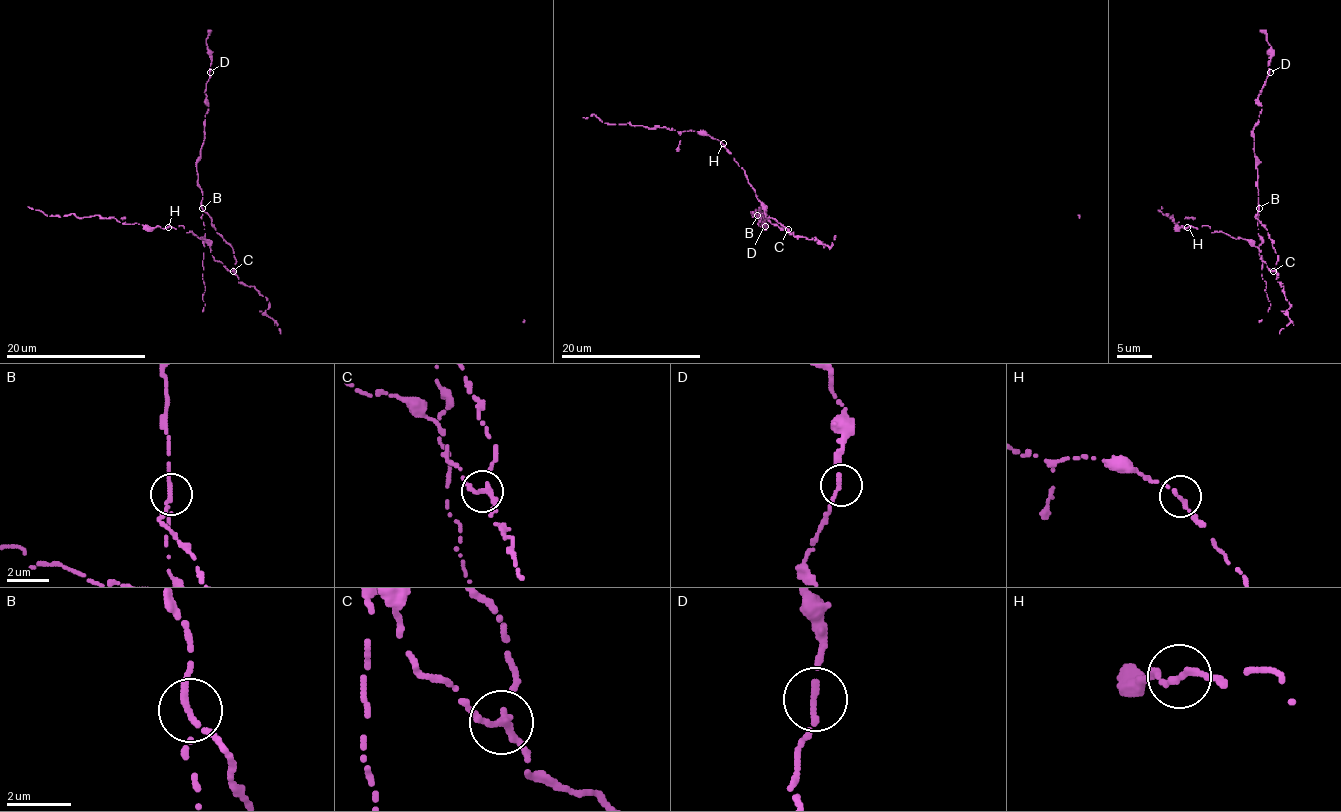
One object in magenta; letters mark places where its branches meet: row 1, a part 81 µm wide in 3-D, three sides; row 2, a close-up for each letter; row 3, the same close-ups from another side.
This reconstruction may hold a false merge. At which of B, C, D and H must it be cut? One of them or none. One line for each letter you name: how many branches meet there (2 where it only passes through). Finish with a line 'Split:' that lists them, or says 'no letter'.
B: branches 3
Split: B

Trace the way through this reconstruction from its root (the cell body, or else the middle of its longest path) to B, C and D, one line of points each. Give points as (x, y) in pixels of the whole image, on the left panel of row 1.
B: (240, 283), (233, 267), (236, 262), (233, 248), (215, 230), (211, 218), (203, 207)
C: (240, 283), (233, 271)
D: (240, 283), (233, 248), (201, 207), (197, 183), (210, 72)

